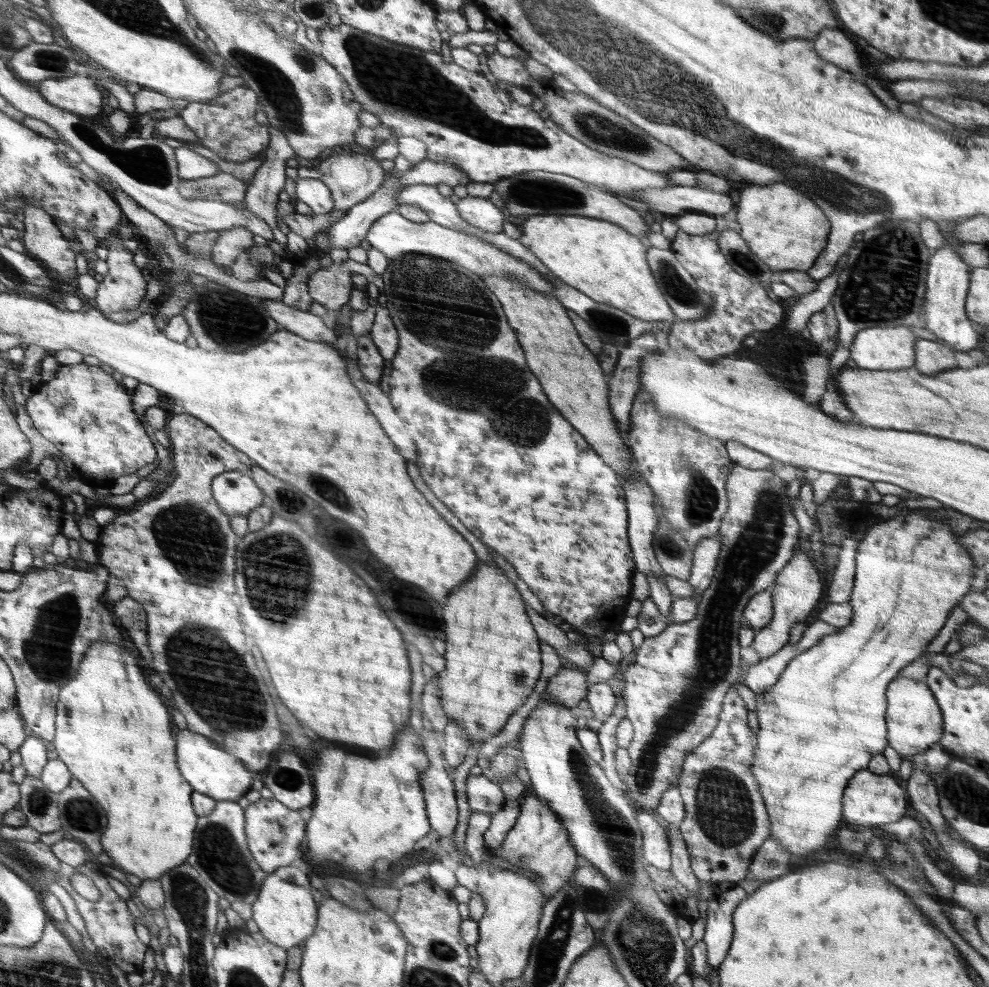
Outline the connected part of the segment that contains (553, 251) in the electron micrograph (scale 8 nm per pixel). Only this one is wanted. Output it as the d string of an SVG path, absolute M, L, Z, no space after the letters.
M531 216L522 225L519 241L560 280L592 300L616 306L636 318L664 321L674 317L646 264L646 248L624 228L594 217Z

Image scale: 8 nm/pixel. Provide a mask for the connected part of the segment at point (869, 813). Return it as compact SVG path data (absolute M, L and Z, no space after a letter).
M868 768L858 771L850 778L849 786L845 788L844 804L846 822L878 829L881 829L884 824L888 825L901 820L908 808L904 788L896 784L896 780L890 778L890 775L878 775L870 772Z

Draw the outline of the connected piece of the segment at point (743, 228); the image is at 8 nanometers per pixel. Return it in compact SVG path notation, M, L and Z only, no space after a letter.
M768 183L746 187L736 207L740 236L773 272L809 270L827 246L829 218L814 200L790 185Z

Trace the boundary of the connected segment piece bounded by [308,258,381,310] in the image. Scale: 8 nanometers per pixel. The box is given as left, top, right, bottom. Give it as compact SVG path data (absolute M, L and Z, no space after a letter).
M348 258L340 264L332 263L328 268L313 272L308 281L310 296L324 308L338 310L351 299L352 280L350 276L352 274L365 276L373 292L381 288L381 279L370 268L370 265Z

